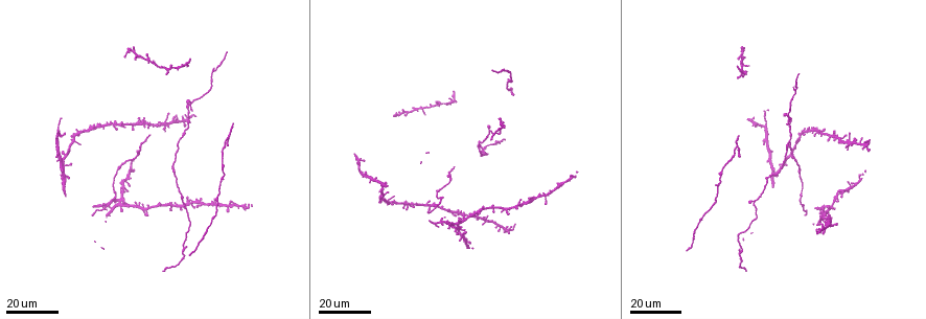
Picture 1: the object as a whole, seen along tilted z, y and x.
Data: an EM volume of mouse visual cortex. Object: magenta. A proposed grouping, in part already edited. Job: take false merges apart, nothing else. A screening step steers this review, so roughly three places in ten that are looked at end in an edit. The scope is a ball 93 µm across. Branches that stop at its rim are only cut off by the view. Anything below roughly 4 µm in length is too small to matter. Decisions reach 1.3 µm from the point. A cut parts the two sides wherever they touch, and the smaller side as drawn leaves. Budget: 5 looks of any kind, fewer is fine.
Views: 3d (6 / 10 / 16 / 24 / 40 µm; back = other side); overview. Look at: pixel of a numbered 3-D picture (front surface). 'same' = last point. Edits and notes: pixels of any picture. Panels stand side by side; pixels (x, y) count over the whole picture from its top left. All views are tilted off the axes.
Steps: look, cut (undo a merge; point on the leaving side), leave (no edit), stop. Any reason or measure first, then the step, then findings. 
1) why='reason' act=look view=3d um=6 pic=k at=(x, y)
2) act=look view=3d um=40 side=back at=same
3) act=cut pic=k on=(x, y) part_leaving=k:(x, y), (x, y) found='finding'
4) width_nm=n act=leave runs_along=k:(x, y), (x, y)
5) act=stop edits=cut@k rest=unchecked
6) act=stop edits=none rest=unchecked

why='four or more arms meet' act=look view=3d um=24 pic=1 at=(113, 122)

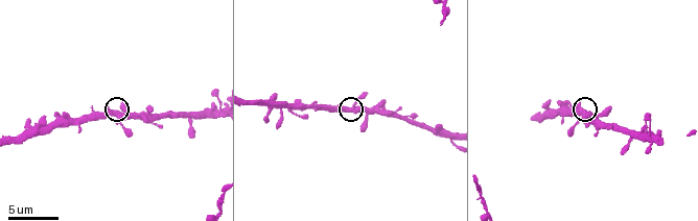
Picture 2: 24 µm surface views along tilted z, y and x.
act=look view=3d um=10 pic=2 at=(116, 113)

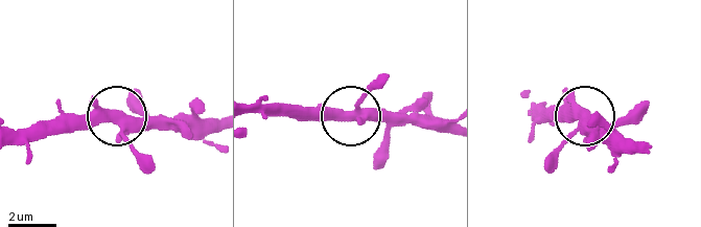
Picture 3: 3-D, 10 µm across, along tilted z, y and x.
side_arm_um=70 arms=4 act=leave found='continuous, no second neuron'

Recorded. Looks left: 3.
why='three arms meet' act=look view=3d um=16 pic=1 at=(513, 90)

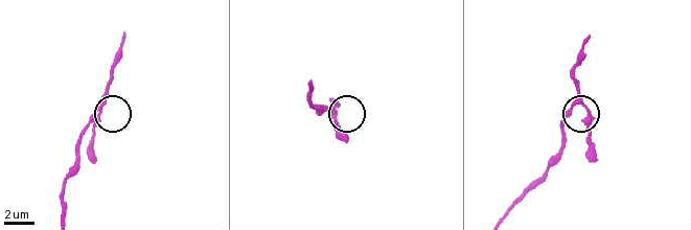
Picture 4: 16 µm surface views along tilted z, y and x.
why='zoom in' act=look view=3d um=6 pic=4 at=(580, 101)

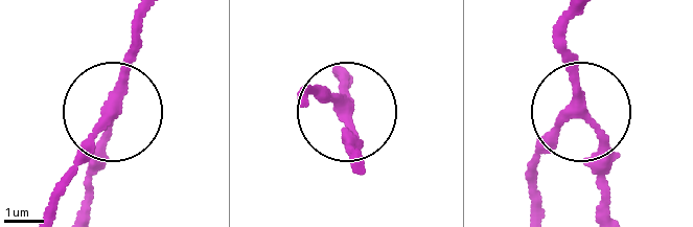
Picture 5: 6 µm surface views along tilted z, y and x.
arms=3 act=leave runs_along=5:(530, 208), (540, 144), (577, 115), (597, 138), (606, 202) found='all the same neuron'

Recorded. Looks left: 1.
act=stop edits=none rest=unchecked

